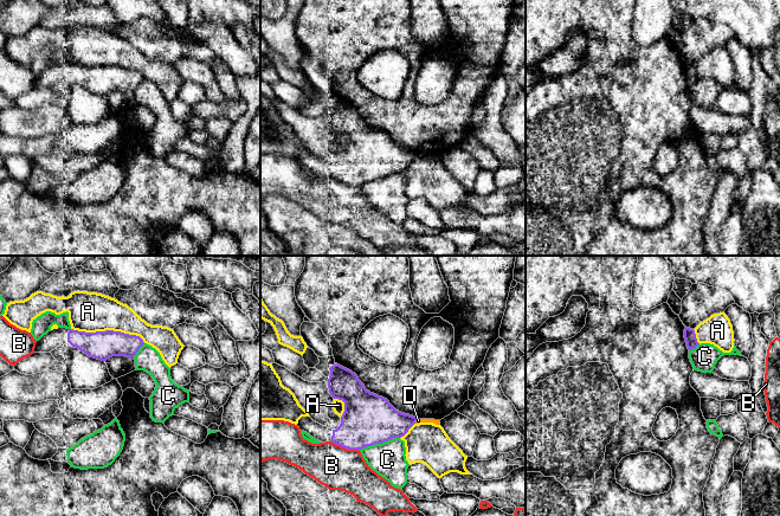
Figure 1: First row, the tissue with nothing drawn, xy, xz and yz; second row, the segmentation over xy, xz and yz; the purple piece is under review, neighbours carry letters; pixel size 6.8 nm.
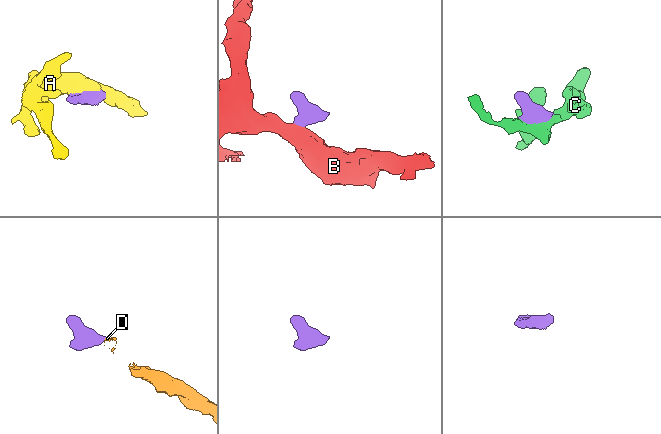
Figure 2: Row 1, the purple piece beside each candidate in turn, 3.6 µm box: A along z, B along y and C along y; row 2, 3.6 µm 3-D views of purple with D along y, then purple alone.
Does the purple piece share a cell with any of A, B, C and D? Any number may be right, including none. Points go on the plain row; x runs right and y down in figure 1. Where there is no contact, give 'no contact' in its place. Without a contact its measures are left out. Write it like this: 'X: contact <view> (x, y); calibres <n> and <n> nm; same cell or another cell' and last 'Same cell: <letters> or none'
A: contact xy (108, 65); calibres 190 and 280 nm; another cell
B: contact xz (345, 182); calibres 340 and 300 nm; another cell
C: contact xz (379, 178); calibres 340 and 240 nm; another cell
D: contact xz (416, 155); calibres 280 and 30 nm; another cell
Same cell: none

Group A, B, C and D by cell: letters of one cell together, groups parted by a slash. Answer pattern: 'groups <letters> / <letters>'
groups A D / B / C

